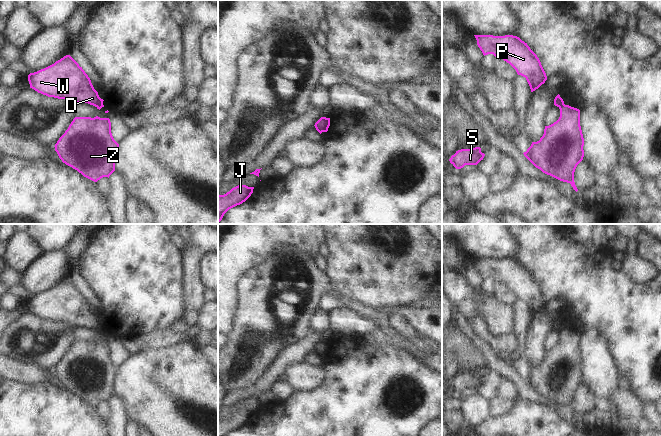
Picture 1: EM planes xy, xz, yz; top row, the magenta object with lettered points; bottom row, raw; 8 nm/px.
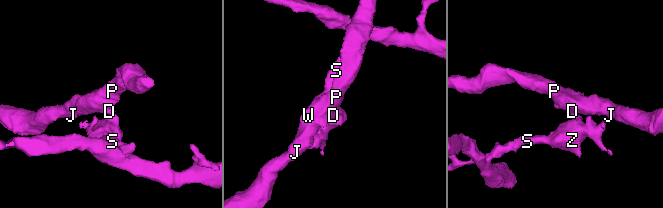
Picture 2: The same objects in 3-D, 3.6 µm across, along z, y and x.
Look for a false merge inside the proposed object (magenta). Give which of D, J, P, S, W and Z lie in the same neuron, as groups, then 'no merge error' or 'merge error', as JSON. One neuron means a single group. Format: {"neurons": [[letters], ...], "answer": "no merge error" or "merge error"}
{"neurons": [["D", "J", "P", "W"], ["S", "Z"]], "answer": "merge error"}

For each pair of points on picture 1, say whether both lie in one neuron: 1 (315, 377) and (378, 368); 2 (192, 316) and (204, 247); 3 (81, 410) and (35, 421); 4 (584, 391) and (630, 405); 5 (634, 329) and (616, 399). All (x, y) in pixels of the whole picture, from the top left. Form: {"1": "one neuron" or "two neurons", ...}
{"1": "two neurons", "2": "one neuron", "3": "one neuron", "4": "one neuron", "5": "two neurons"}

